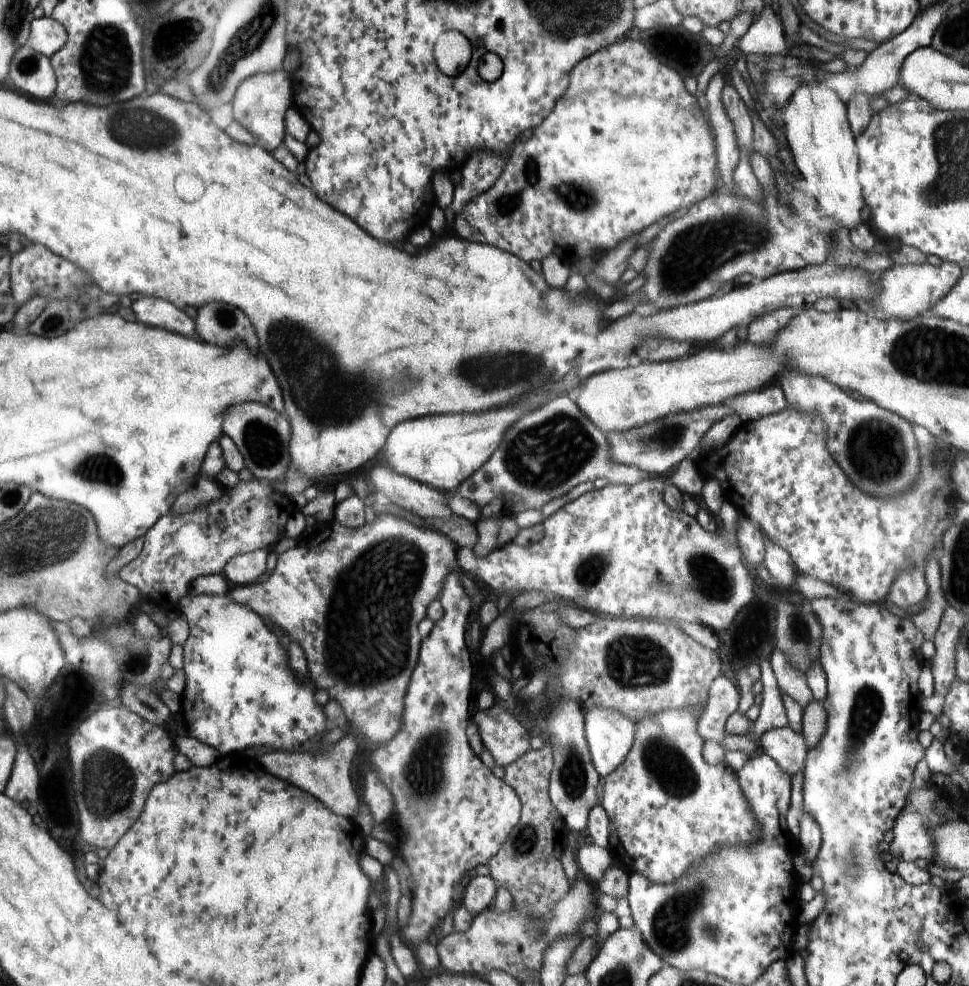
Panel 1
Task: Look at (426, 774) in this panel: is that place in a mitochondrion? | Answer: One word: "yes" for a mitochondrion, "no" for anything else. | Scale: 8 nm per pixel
yes

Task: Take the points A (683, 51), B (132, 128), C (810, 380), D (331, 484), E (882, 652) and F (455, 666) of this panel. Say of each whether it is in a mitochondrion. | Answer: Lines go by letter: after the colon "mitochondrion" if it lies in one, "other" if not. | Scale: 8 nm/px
A: other
B: mitochondrion
C: other
D: other
E: other
F: other

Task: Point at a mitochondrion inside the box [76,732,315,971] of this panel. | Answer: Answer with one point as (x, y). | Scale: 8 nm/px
(112, 781)

